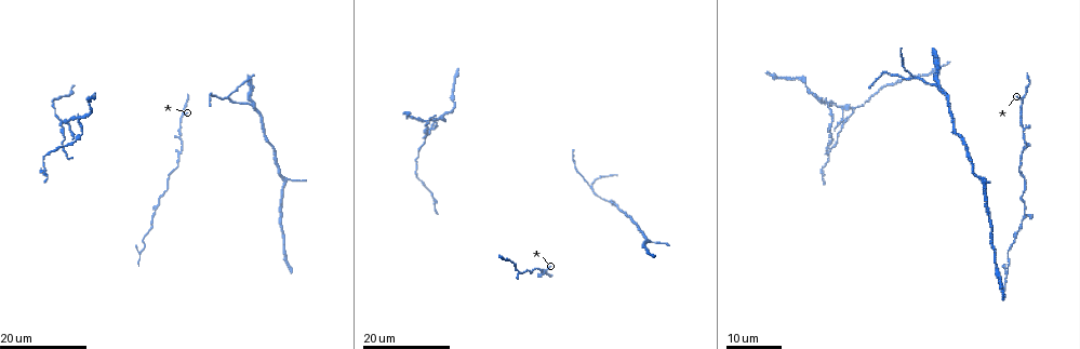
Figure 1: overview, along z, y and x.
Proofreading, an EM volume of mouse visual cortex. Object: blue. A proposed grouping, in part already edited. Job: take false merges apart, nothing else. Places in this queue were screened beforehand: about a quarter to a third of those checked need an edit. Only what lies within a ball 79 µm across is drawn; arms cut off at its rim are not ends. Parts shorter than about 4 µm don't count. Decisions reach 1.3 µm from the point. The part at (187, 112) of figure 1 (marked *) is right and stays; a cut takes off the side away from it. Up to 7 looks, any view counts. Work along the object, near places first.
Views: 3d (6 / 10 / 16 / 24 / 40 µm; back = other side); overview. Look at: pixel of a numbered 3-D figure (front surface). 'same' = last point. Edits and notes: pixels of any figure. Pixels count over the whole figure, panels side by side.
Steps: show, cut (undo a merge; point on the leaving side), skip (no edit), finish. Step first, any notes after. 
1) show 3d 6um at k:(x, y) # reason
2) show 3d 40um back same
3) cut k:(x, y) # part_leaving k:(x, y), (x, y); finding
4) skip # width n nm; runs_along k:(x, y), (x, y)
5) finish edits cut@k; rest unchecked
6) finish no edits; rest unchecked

show 3d 24um at 1:(182, 116) # three-way junction

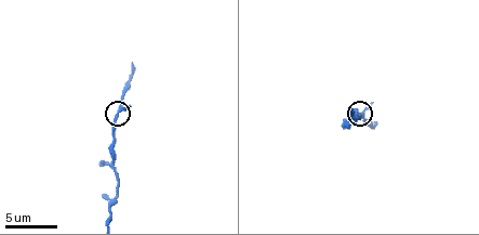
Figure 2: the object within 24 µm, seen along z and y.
show 3d 10um at 2:(118, 110)

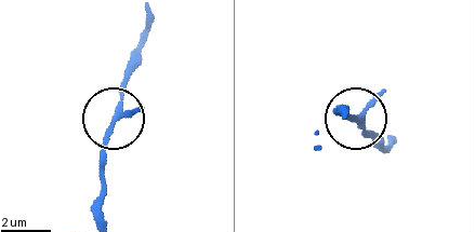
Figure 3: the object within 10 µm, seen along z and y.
skip # width 190 nm; runs_along 3:(143, 106), (116, 114), (127, 65); continuous, no second neuron

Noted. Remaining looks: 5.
show 3d 16um at 2:(112, 167) # three arms meet

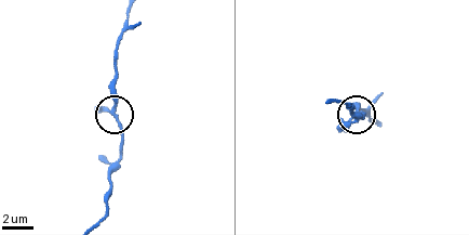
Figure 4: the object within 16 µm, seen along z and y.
show 3d 6um at 4:(112, 114)

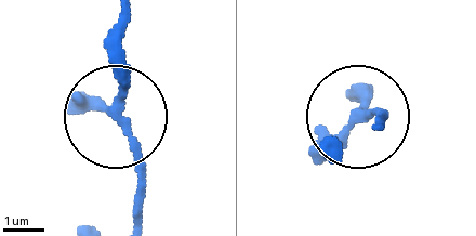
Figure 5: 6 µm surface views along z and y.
skip # arms 3; runs_along 5:(121, 17), (118, 120), (143, 183), (143, 213); one neuron here

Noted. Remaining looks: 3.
show 3d 16um at 1:(914, 75) # a fork

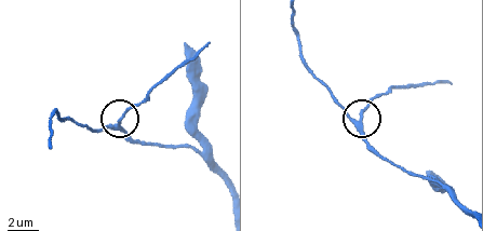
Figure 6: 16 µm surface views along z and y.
show 3d 6um at 6:(357, 122)

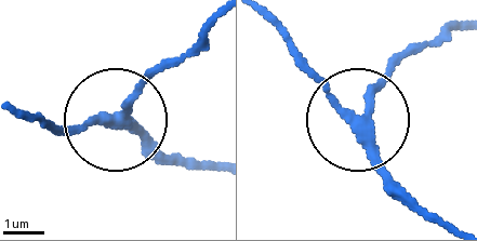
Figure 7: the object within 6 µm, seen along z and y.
skip # all the same neuron

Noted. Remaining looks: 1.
finish no edits; rest unchecked

